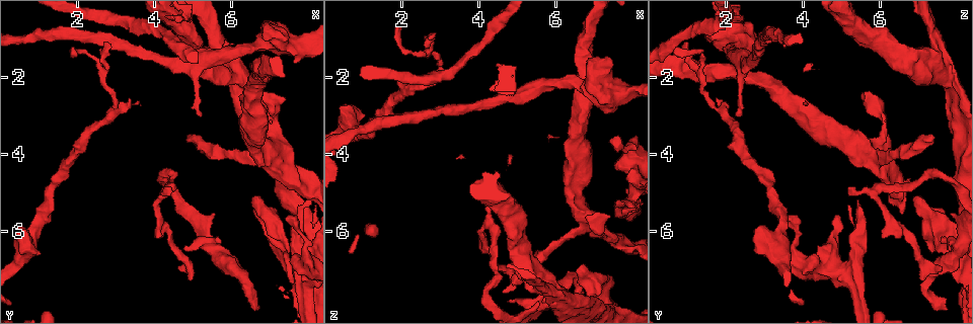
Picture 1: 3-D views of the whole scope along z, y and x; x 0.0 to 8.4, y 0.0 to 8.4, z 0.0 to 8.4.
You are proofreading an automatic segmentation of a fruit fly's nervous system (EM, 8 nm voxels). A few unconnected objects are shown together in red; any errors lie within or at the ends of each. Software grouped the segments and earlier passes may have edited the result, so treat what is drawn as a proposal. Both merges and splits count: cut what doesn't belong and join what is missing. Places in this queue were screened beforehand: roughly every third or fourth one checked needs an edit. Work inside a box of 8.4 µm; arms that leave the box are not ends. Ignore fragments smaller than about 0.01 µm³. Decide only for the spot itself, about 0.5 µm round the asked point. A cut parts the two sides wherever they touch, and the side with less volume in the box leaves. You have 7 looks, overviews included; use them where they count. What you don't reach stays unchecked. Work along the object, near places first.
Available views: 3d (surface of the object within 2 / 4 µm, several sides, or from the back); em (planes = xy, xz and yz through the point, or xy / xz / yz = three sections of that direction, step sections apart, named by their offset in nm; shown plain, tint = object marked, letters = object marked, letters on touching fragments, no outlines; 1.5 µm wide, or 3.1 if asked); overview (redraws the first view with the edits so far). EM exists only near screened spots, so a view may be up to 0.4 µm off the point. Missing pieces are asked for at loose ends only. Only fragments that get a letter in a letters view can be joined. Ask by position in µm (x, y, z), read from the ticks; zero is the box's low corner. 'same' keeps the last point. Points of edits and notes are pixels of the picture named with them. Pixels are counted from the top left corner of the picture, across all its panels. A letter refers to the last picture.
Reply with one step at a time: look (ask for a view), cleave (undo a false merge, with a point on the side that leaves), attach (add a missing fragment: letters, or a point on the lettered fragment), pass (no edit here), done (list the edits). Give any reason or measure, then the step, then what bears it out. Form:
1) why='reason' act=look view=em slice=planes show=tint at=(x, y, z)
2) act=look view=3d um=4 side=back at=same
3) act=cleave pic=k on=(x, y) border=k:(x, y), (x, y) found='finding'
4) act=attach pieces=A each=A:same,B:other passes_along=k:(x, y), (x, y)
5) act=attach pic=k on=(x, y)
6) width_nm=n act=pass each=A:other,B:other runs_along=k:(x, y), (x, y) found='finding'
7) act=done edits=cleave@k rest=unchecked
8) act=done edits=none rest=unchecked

why='an open end' act=look view=3d um=2 at=(3.30, 2.60, 1.70)

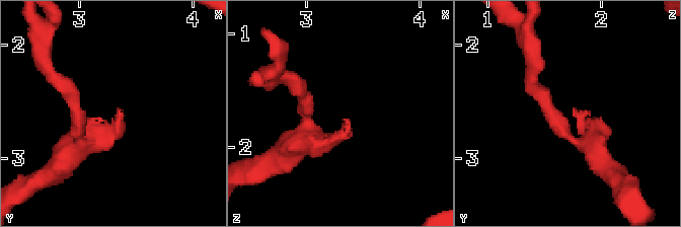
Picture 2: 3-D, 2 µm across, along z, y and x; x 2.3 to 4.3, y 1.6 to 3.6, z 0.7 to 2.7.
act=look view=em slice=xy step=4 show=letters at=(3.34, 2.58, 1.74)

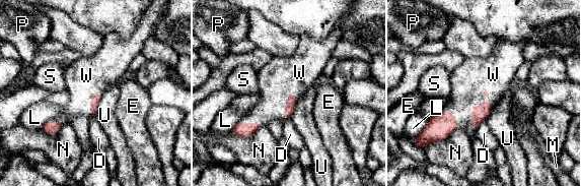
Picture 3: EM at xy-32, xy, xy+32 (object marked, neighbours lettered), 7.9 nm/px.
why='another direction' act=look view=em slice=planes show=letters at=same

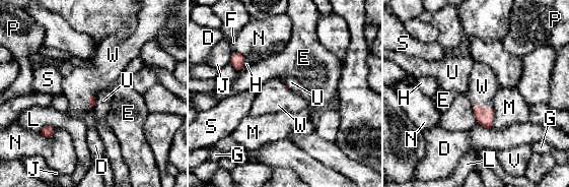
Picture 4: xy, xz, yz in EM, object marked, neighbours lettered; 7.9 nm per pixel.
act=attach pieces=W each=D:other,E:other,F:other,G:other,H:other,J:other,L:other,M:other,N:other,P:other,S:other,U:other,V:other,W:same found='it goes on there'

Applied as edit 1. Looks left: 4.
why='thin end' act=look view=3d um=4 at=(5.20, 3.05, 2.40)

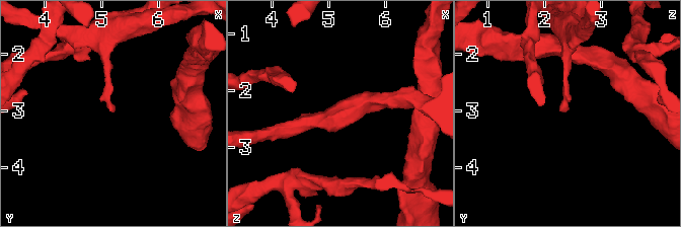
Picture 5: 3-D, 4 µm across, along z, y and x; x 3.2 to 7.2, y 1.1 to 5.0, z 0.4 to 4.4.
act=look view=em slice=xy step=8 show=letters at=(5.25, 3.00, 2.35)

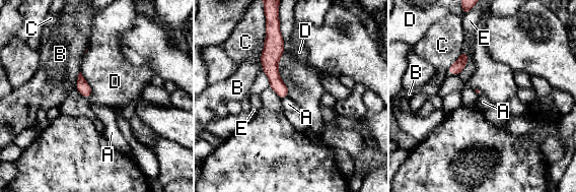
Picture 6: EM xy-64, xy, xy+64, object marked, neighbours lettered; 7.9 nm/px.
why='another direction' act=look view=em slice=planes show=letters at=same

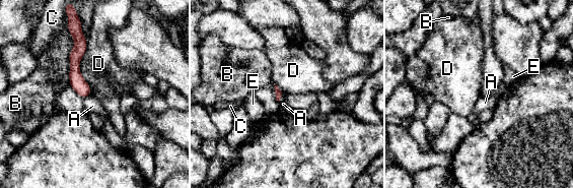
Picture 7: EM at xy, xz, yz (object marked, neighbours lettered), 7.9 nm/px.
act=pass each=A:other,B:other,C:other,D:other,E:other found='no lettered fragment goes on from it'

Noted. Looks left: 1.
act=done edits=attach@4 rest=unchecked

